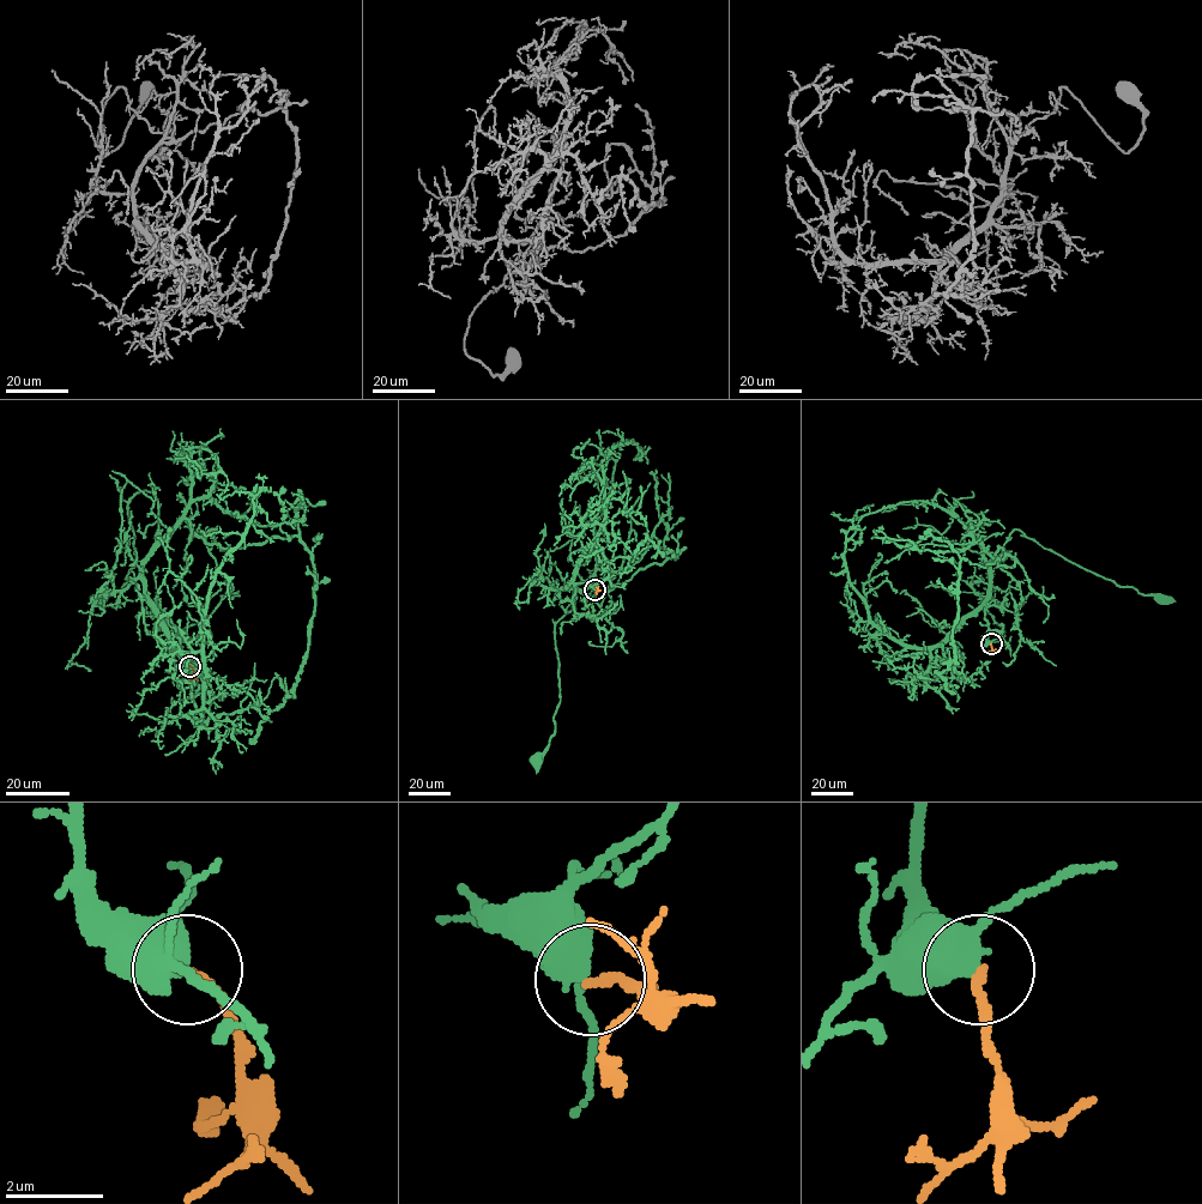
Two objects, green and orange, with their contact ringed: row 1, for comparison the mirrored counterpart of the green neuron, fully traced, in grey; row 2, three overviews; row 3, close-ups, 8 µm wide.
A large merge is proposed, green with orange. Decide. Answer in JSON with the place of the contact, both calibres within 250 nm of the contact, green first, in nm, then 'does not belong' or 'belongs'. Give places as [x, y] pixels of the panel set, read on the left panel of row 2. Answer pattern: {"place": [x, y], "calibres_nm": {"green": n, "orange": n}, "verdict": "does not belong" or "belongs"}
{"place": [189, 666], "calibres_nm": {"green": 440, "orange": 160}, "verdict": "does not belong"}

